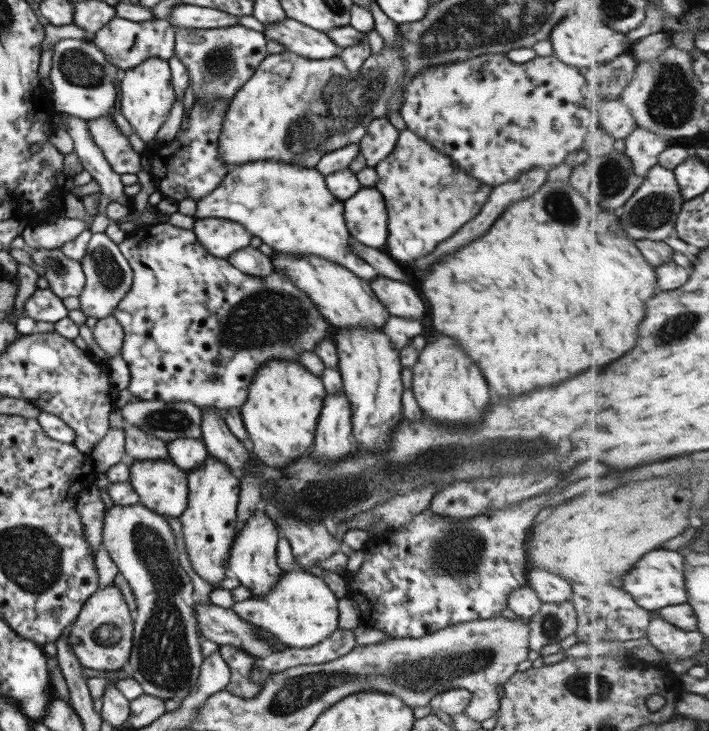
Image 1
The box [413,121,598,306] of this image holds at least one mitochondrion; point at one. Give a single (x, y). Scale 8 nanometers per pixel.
(558, 205)

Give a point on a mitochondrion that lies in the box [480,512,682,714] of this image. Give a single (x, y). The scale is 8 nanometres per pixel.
(598, 688)

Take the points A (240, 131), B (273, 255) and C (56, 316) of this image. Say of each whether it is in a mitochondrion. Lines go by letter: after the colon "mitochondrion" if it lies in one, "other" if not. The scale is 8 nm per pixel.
A: other
B: other
C: other

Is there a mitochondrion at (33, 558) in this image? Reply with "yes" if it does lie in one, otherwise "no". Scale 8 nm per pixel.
yes

